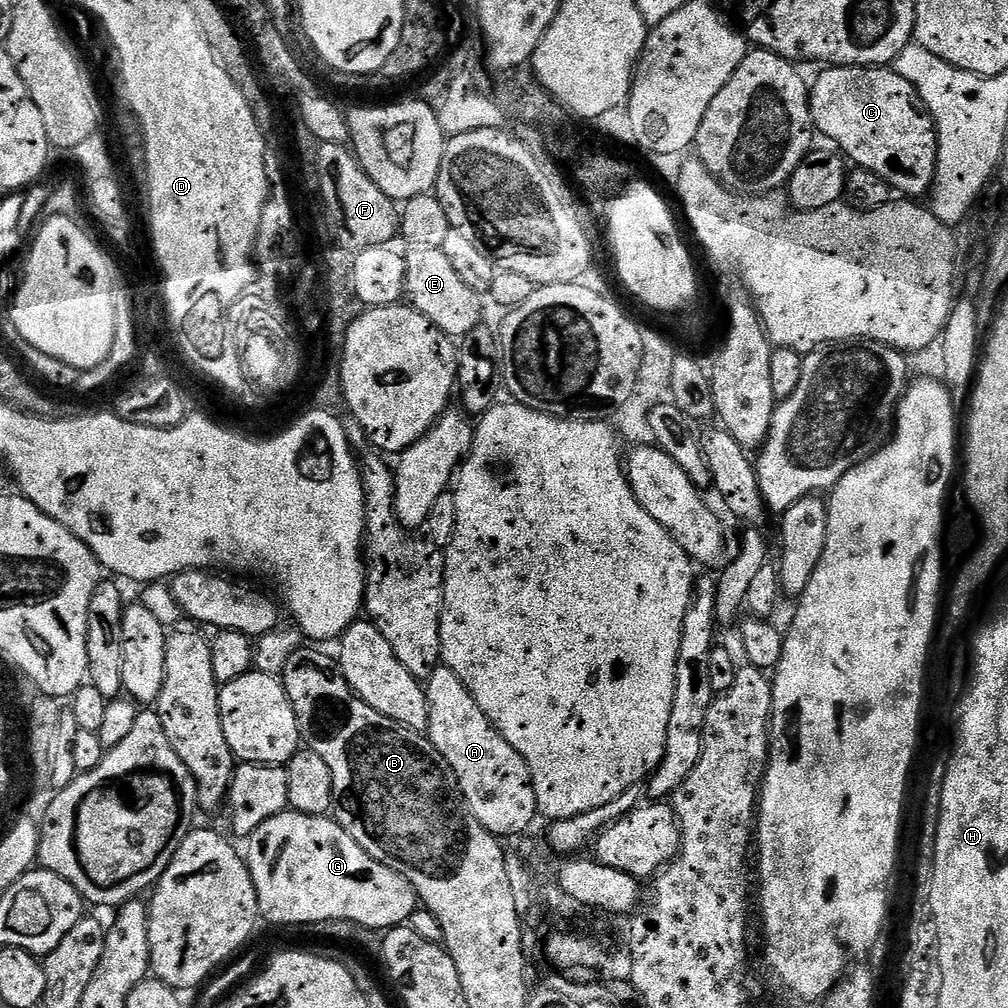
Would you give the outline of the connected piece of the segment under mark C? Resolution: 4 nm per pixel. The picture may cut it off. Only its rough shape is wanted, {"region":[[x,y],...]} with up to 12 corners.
{"region":[[828,66],[812,122],[856,168],[927,197],[940,141],[888,66]]}

